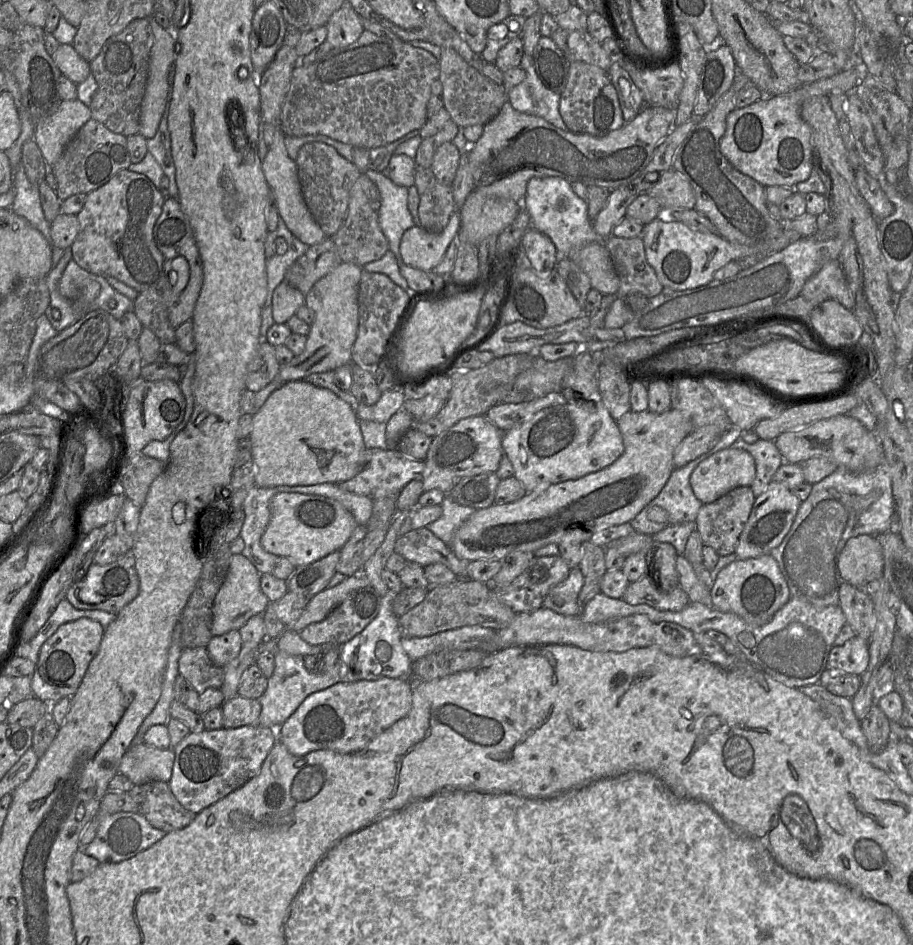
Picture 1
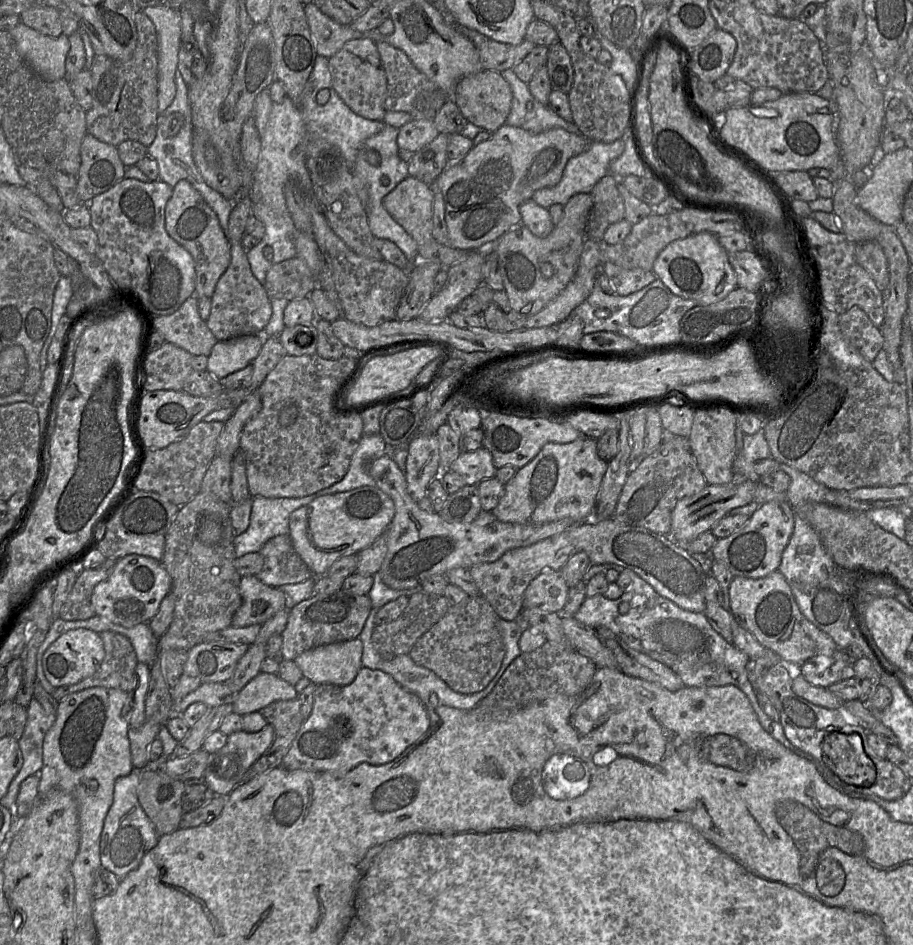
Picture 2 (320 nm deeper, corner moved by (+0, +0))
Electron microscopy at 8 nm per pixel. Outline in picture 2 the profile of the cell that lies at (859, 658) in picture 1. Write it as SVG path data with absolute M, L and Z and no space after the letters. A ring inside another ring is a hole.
M825 655L810 658L799 667L799 672L809 683L825 688L855 675L853 661Z

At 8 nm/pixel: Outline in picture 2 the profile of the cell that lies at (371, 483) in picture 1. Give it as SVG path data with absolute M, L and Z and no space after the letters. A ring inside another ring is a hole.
M485 448L462 451L451 464L449 471L460 475L466 485L478 485L481 481L495 477L497 468L492 454Z

